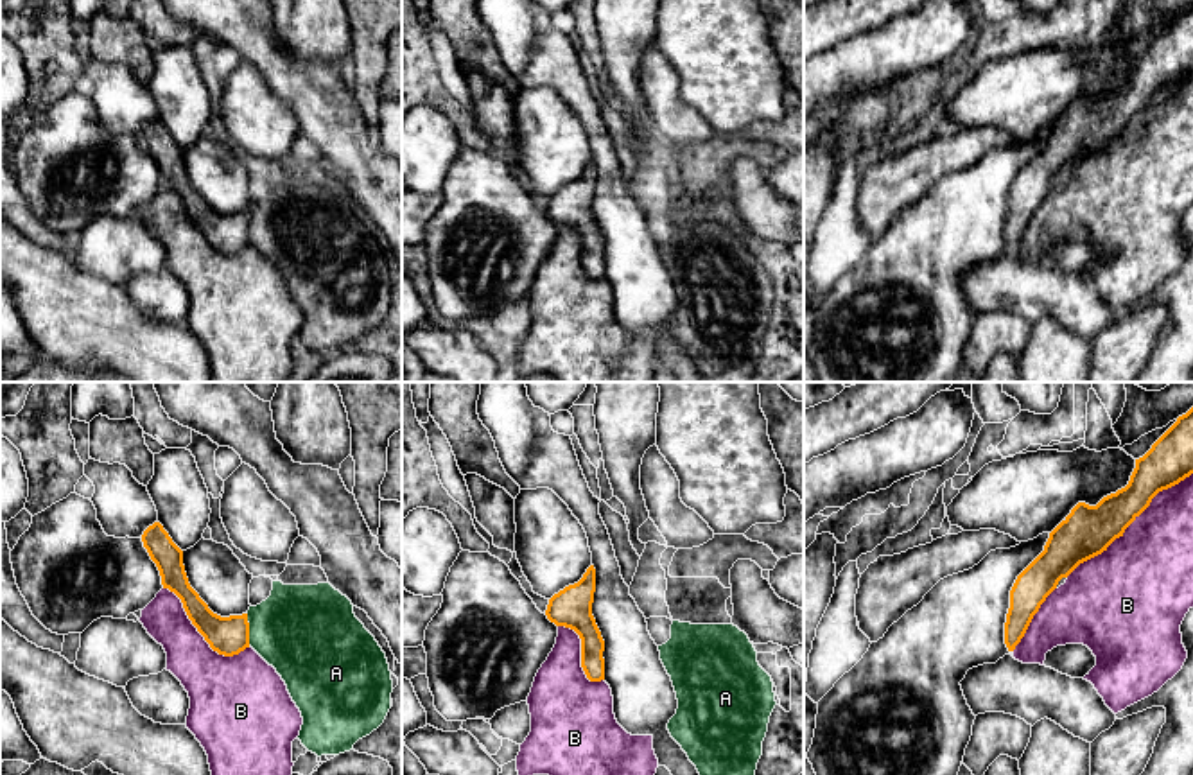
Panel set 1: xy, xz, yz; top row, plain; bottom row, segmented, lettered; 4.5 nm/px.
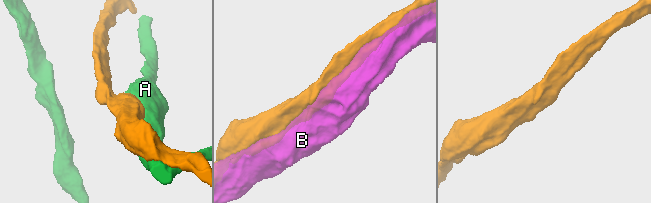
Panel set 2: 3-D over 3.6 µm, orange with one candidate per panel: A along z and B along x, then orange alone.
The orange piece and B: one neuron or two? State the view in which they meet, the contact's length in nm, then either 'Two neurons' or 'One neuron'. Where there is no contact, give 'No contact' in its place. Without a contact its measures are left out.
Touches orange in yz. Shared border 750 nm. One neuron

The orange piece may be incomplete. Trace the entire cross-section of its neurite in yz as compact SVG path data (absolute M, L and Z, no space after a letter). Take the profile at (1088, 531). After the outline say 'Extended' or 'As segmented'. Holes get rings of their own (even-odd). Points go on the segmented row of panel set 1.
M1193 407L1139 459L1125 488L1096 506L1078 502L1049 533L1044 551L1017 576L1005 623L1008 651L1024 637L1046 597L1080 563L1102 554L1150 506L1152 499L1193 474Z. As segmented

